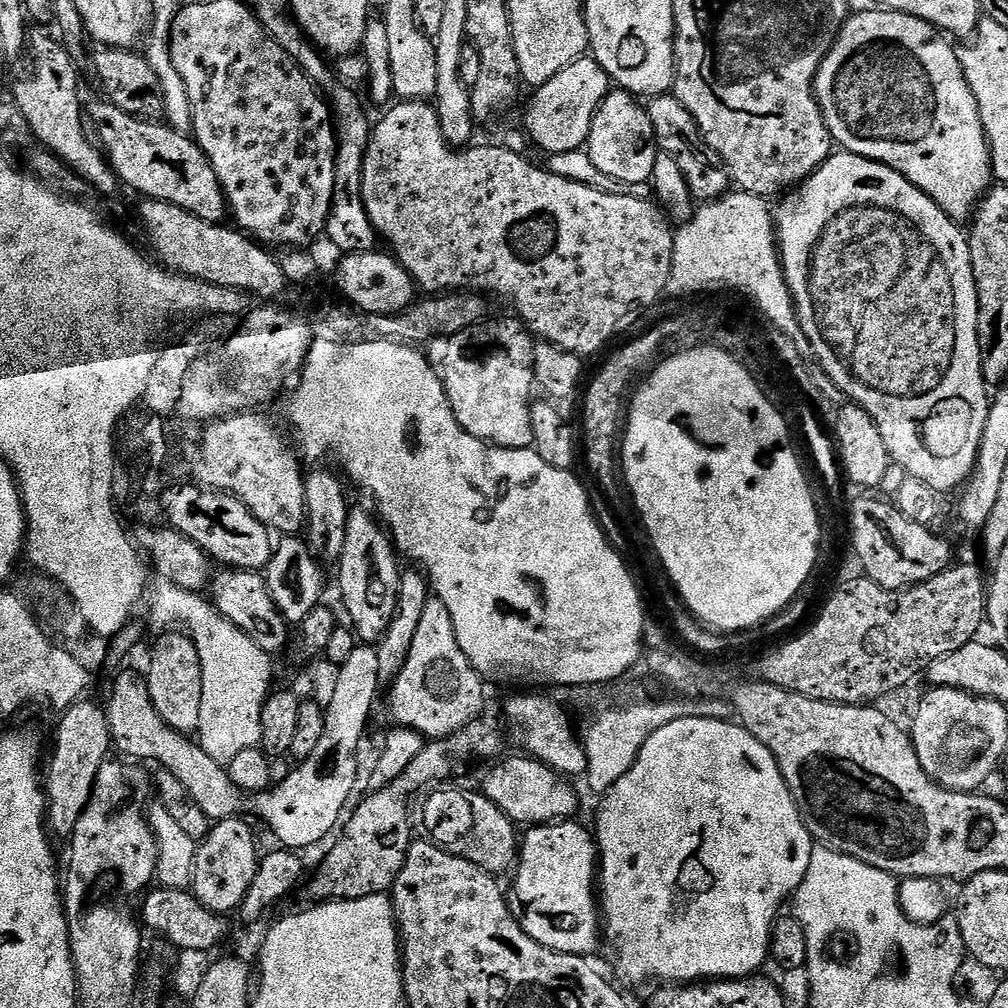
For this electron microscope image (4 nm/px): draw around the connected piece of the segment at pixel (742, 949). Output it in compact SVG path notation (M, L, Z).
M680 715L676 720L668 725L662 725L656 732L650 734L649 740L642 746L637 760L630 766L626 774L623 774L622 778L619 778L618 782L609 789L603 800L604 805L600 808L600 836L598 832L598 884L602 889L602 910L606 919L606 930L607 933L608 930L610 932L613 948L620 955L621 966L626 971L632 972L632 976L636 980L652 980L657 976L658 979L664 980L660 982L707 982L713 978L747 978L759 973L761 971L760 967L764 964L764 959L767 961L770 956L768 943L772 933L772 924L776 920L778 913L783 909L780 907L783 906L784 899L787 896L789 899L802 882L802 878L806 878L806 870L810 866L810 854L814 847L812 836L808 833L808 827L804 825L804 820L800 817L800 812L796 808L794 798L782 778L780 767L774 758L774 754L770 754L770 750L766 750L766 746L762 746L762 742L758 742L758 738L754 738L754 734L747 732L739 723L714 721L710 718L700 718L694 715Z

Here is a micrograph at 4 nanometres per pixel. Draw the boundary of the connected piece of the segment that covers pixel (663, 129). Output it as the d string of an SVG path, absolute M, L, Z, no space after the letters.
M674 94L651 97L647 104L646 120L654 133L655 143L659 151L671 152L678 166L682 166L682 174L686 174L693 197L700 202L719 200L729 191L730 173L724 165L724 159L707 142L700 139L700 131L690 110L686 110L686 106L682 106L680 99Z

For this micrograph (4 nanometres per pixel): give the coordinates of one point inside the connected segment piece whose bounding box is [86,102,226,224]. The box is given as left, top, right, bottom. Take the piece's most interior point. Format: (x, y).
(152, 158)

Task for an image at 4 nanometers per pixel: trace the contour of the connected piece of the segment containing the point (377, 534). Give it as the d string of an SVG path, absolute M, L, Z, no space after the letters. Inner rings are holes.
M356 507L349 511L345 545L338 559L338 566L340 566L340 592L344 606L352 620L350 622L353 631L363 645L374 646L381 642L396 615L403 573L399 566L402 560L396 551L396 545L392 543L392 537L369 509L368 512L364 508Z

